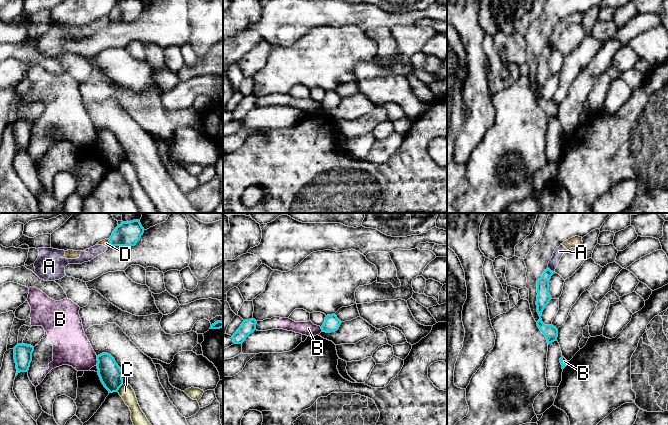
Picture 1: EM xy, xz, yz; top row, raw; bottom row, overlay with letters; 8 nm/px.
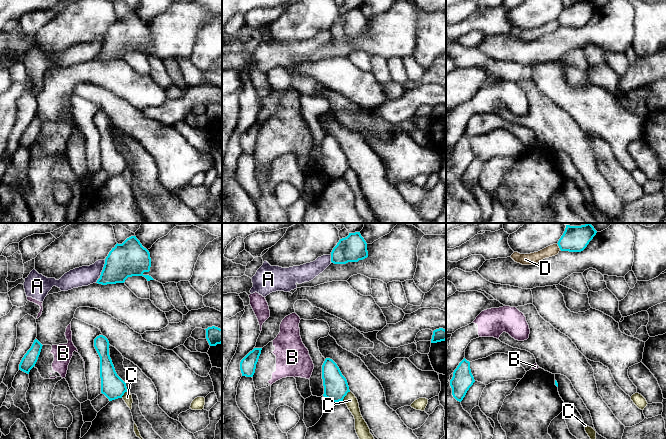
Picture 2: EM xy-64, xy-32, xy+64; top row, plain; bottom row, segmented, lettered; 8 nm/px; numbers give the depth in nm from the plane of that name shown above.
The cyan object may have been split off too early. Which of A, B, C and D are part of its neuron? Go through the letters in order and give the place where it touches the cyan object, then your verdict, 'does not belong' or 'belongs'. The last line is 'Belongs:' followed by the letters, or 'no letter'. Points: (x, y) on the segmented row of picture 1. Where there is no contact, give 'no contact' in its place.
A: meets cyan in yz at (550, 270); does not belong
B: meets cyan in xy at (97, 360); does not belong
C: meets cyan in xy at (119, 387); does not belong
D: meets cyan in xy at (109, 241); does not belong
Belongs: no letter

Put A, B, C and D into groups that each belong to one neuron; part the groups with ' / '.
A B D / C

